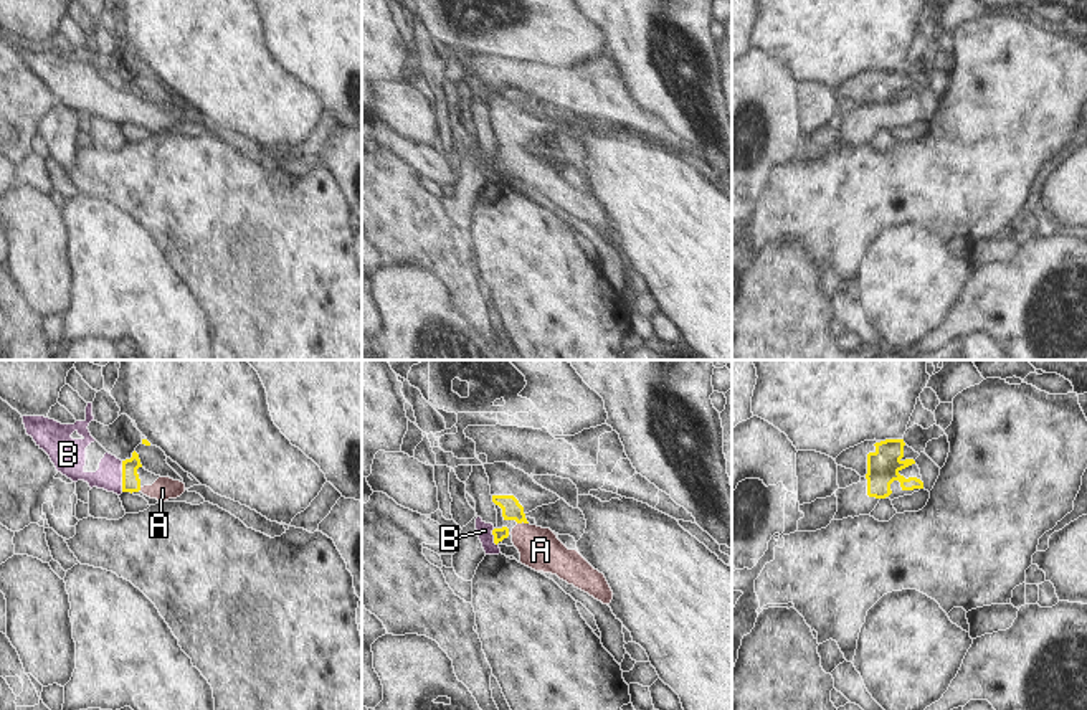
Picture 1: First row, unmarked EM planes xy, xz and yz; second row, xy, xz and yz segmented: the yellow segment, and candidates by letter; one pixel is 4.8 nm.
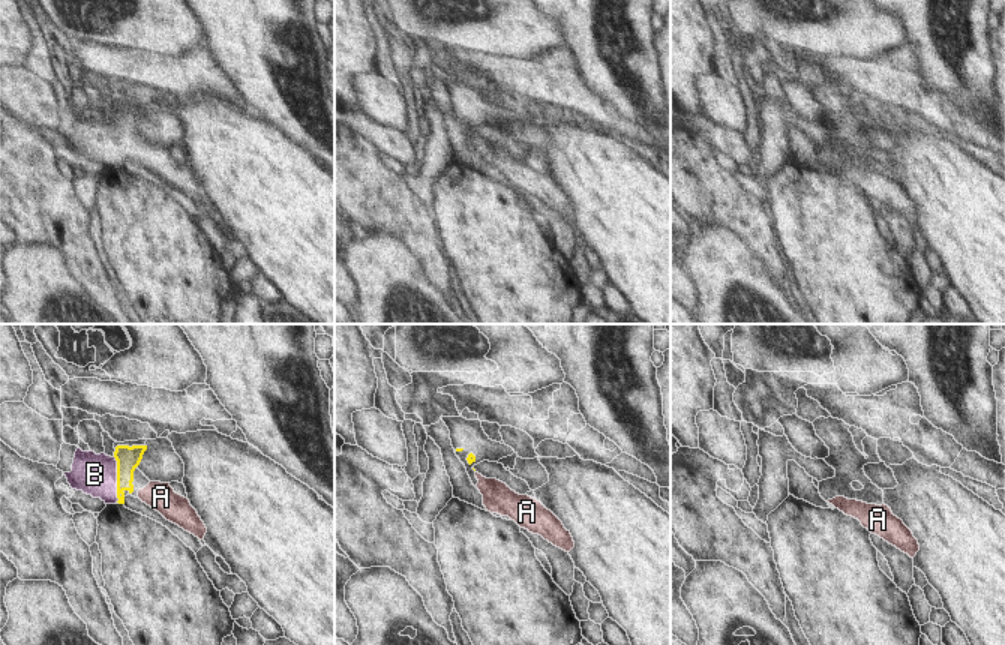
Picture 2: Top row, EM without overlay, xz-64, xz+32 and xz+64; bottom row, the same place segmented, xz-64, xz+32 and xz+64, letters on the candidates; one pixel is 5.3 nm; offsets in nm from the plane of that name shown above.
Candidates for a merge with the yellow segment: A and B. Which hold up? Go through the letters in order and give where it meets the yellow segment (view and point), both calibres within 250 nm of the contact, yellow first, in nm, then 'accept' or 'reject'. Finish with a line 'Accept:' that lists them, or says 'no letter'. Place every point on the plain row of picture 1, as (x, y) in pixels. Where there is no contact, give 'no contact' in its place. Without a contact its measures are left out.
A: xz (522, 151) | 100/200 nm | accept
B: xy (123, 106) | 90/130 nm | accept
Accept: A, B

